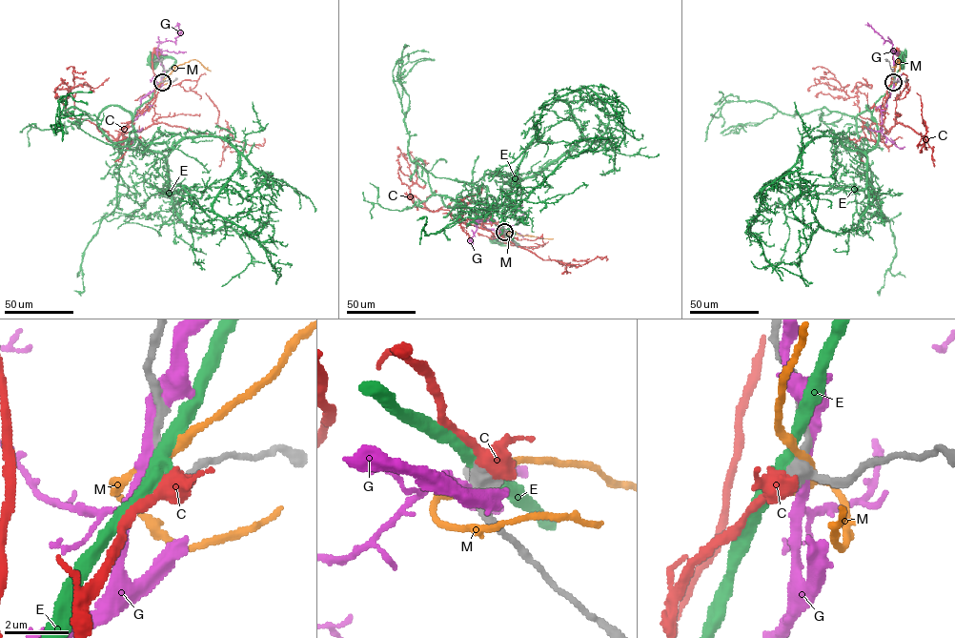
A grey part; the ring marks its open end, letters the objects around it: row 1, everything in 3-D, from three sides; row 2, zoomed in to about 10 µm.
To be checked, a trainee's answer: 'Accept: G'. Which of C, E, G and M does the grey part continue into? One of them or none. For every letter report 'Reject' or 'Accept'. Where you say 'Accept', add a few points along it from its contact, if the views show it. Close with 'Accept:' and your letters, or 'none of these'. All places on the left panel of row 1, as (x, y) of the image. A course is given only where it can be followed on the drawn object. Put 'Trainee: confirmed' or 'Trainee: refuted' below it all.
C: Accept. Its course: (162, 82), (154, 101), (132, 121), (132, 131), (116, 138), (154, 97), (152, 54), (157, 51)
E: Reject
G: Reject
M: Reject
Accept: C
Trainee: refuted

